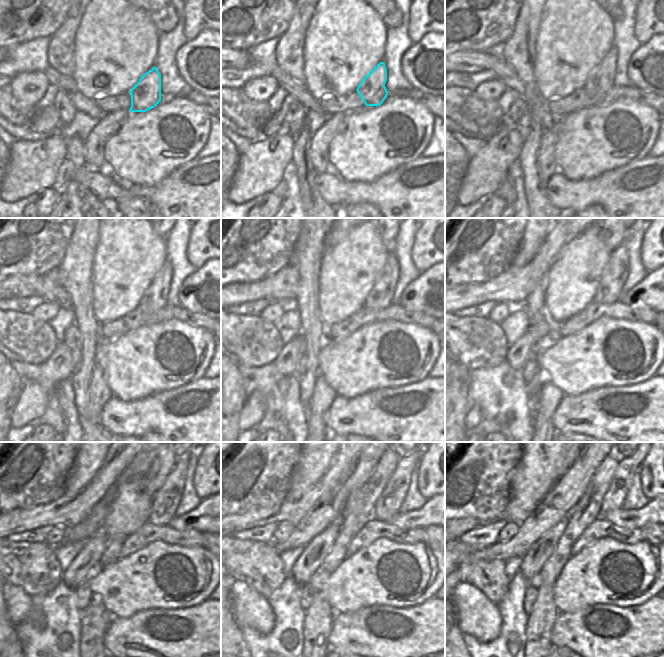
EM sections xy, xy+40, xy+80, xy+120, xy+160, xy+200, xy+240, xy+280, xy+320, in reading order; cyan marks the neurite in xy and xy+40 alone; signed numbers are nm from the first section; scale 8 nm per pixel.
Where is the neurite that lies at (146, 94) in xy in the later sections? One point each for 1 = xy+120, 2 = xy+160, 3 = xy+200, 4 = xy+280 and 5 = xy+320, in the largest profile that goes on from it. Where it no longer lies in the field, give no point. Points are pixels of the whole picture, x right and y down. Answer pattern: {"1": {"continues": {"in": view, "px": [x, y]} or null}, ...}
{"1": {"continues": {"in": "xy+120", "px": [154, 298]}}, "2": {"continues": {"in": "xy+160", "px": [381, 294]}}, "3": {"continues": {"in": "xy+200", "px": [615, 273]}}, "4": {"continues": {"in": "xy+280", "px": [388, 505]}}, "5": {"continues": {"in": "xy+320", "px": [622, 480]}}}

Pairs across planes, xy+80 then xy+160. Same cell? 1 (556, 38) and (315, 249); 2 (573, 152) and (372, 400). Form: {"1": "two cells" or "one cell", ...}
{"1": "two cells", "2": "two cells"}

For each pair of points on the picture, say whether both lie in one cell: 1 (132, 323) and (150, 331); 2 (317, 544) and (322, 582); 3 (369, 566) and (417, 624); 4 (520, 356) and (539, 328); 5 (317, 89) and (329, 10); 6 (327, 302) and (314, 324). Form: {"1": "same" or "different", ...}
{"1": "different", "2": "different", "3": "different", "4": "same", "5": "same", "6": "different"}

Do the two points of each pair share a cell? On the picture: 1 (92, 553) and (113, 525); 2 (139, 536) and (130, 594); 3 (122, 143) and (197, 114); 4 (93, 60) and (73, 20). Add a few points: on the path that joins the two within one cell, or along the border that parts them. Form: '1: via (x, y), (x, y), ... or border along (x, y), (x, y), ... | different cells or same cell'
1: border along (100, 532), (108, 540) | different cells
2: border along (158, 539), (119, 558) | different cells
3: via (141, 137), (164, 115), (178, 113) | same cell
4: border along (85, 10), (75, 33), (74, 51) | different cells

